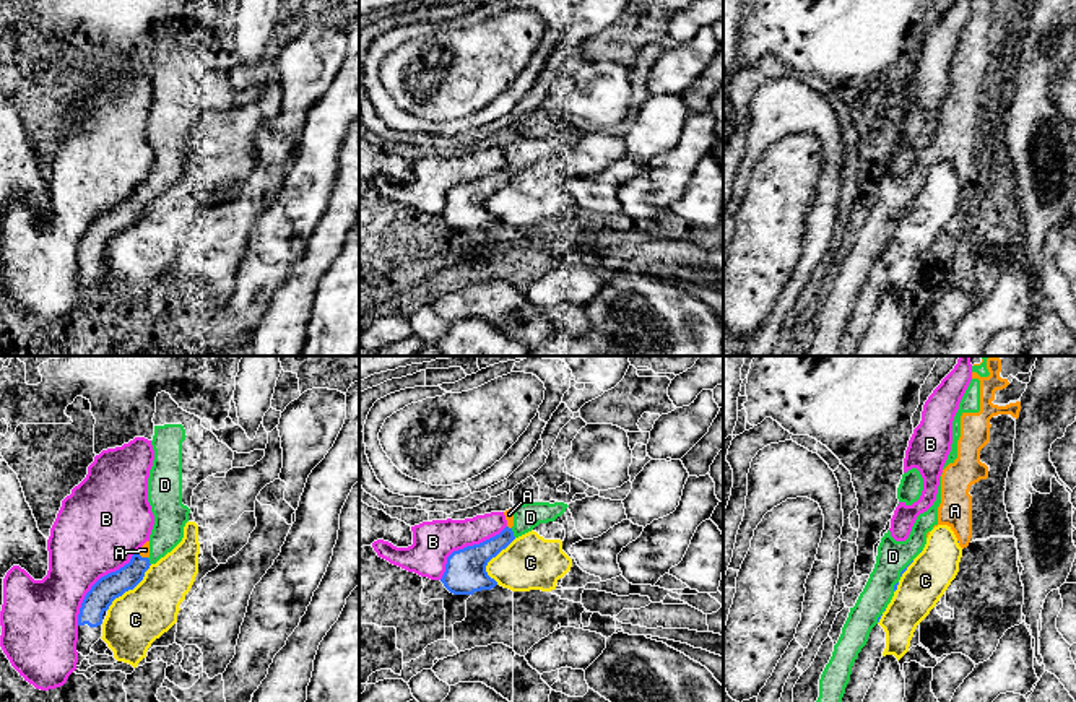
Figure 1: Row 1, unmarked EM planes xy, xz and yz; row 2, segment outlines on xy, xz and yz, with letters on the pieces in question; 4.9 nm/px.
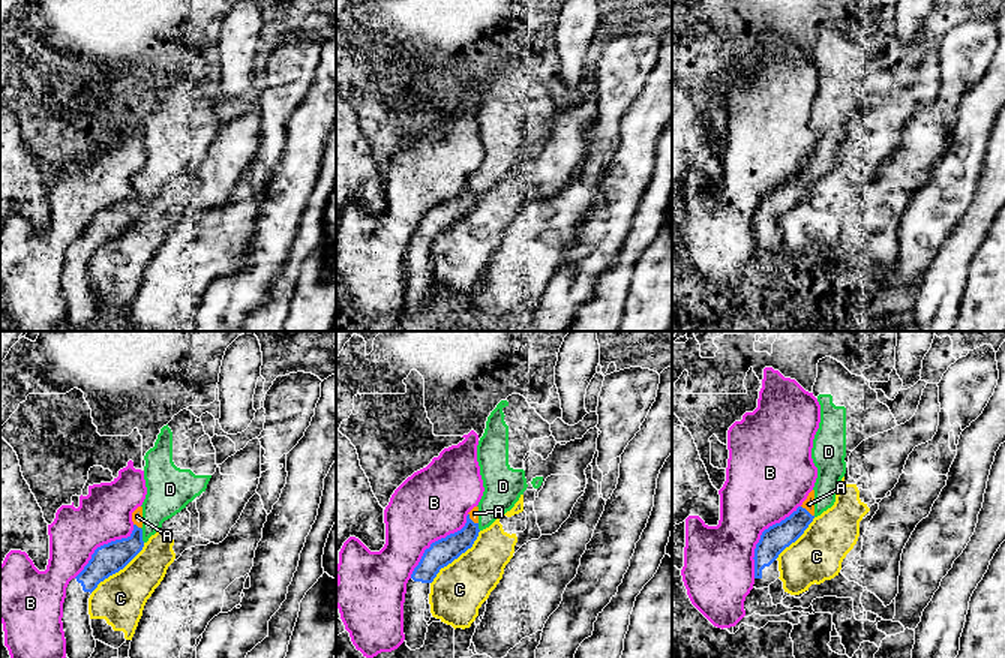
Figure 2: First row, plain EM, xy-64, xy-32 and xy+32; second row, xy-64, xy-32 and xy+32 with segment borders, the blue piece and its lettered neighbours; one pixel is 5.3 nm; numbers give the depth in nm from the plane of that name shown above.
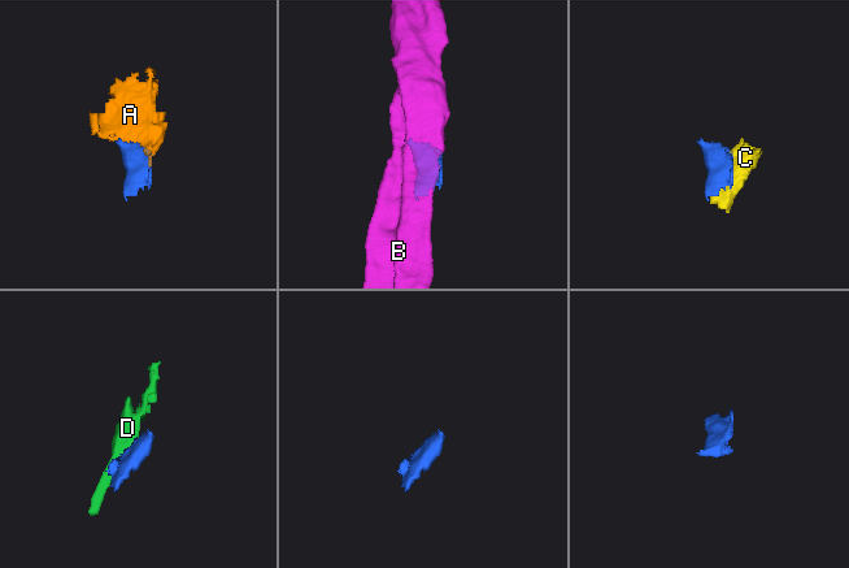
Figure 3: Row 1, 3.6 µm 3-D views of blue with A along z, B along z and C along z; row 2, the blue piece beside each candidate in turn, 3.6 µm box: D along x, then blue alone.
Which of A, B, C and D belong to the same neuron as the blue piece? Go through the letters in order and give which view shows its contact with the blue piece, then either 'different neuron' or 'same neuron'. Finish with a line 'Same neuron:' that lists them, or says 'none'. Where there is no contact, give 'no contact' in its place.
A: meets blue in xy; same neuron
B: meets blue in xy; different neuron
C: meets blue in xy; different neuron
D: meets blue in xz; same neuron
Same neuron: A, D

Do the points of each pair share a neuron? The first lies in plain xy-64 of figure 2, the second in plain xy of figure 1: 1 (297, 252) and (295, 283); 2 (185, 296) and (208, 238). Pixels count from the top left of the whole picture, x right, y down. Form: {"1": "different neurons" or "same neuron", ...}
{"1": "same neuron", "2": "same neuron"}

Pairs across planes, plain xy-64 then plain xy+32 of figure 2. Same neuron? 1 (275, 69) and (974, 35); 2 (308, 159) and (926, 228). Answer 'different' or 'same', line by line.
1: same
2: same

